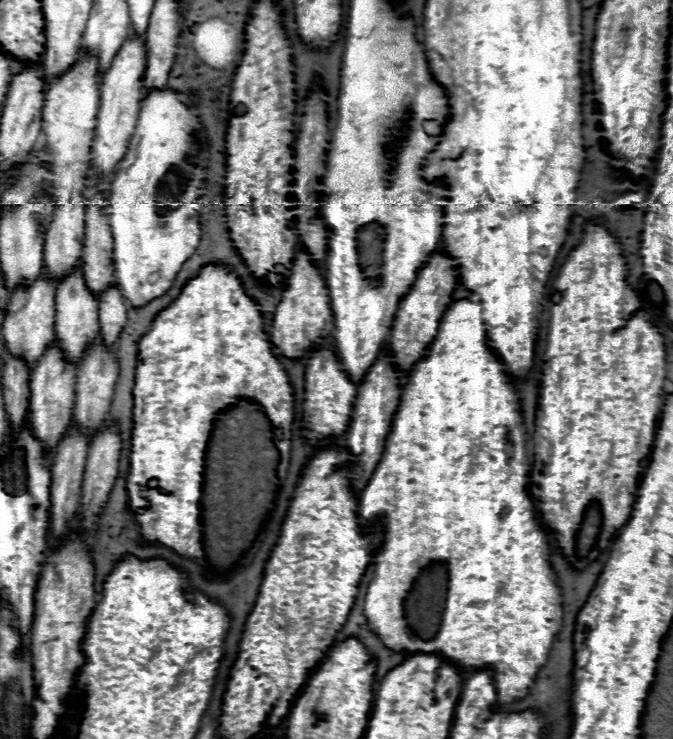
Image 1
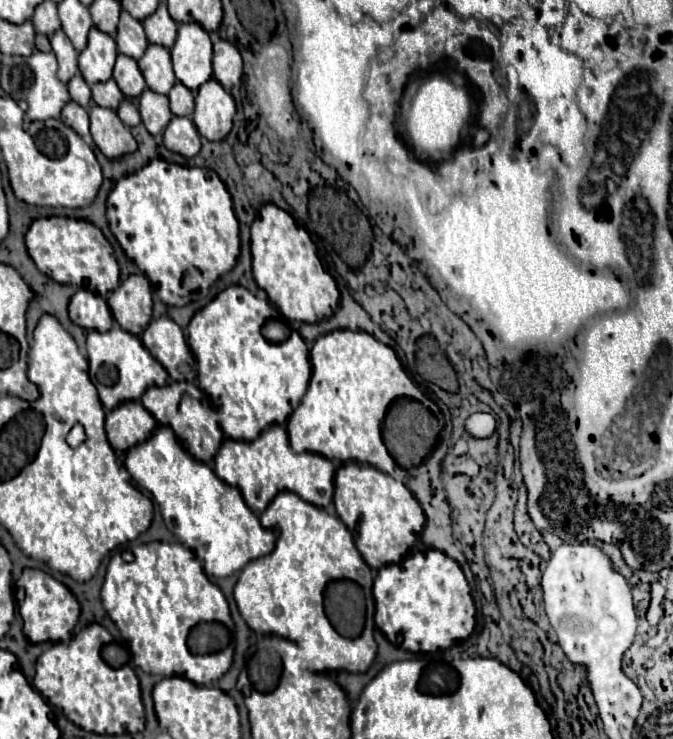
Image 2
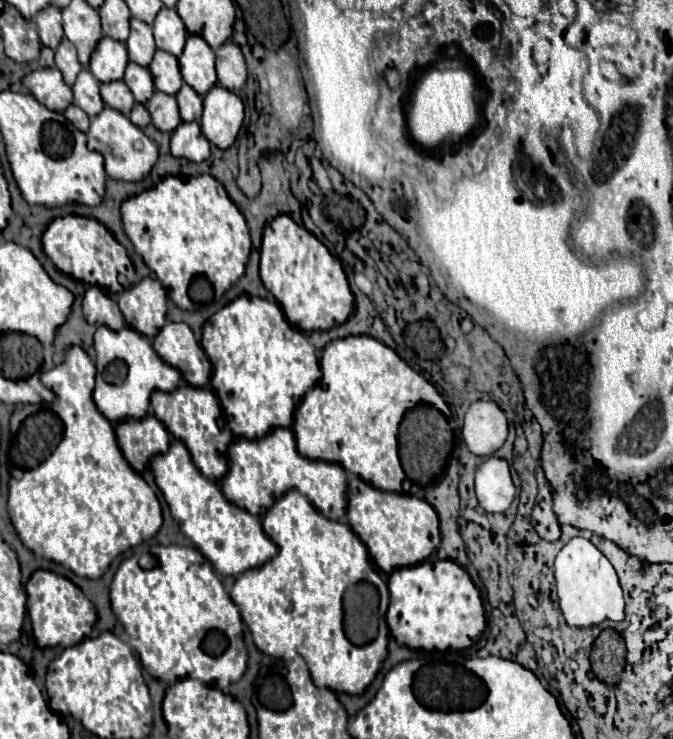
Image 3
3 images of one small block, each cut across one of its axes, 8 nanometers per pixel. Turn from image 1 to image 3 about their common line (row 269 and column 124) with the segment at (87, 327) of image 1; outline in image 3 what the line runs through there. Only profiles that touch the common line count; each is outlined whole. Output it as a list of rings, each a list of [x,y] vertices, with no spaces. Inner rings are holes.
[[[130,62],[122,80],[126,82],[126,86],[130,88],[130,92],[134,94],[134,98],[140,104],[146,104],[152,98],[152,94],[154,94],[154,80],[152,80],[152,74],[150,74],[148,68],[142,68],[142,66]]]

